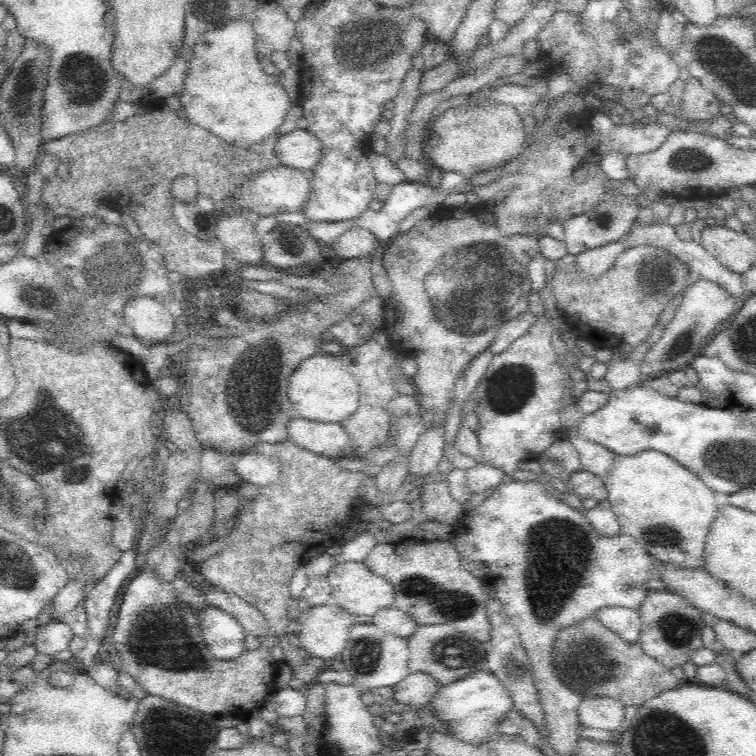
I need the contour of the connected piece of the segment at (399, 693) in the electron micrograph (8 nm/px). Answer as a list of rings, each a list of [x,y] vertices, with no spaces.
[[[410,672],[393,686],[393,698],[399,704],[422,706],[435,695],[439,686],[429,674]]]

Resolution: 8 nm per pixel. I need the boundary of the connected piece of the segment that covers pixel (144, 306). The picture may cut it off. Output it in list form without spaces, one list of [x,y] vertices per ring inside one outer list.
[[[150,296],[134,297],[123,306],[123,322],[132,328],[134,337],[147,344],[173,342],[172,334],[176,332],[174,324],[177,321],[164,308],[162,300]]]

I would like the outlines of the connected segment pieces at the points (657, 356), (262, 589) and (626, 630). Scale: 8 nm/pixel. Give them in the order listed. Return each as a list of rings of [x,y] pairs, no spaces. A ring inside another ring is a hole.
[[[698,279],[683,292],[682,301],[676,309],[674,318],[671,318],[663,329],[660,338],[652,344],[644,356],[643,362],[651,366],[652,376],[669,373],[676,369],[683,369],[690,365],[697,355],[703,354],[706,346],[706,336],[730,314],[736,312],[736,304],[732,297],[719,284],[708,280]]]
[[[286,439],[280,446],[262,442],[253,450],[271,457],[276,455],[280,459],[280,475],[272,484],[259,488],[259,494],[254,499],[246,500],[236,515],[235,523],[225,533],[228,539],[222,552],[201,560],[197,571],[202,574],[204,582],[218,590],[235,594],[258,610],[262,611],[269,625],[269,632],[279,637],[287,634],[287,627],[292,622],[288,615],[291,600],[289,585],[294,572],[299,566],[308,563],[312,558],[327,553],[336,546],[344,544],[344,534],[353,529],[348,524],[351,517],[360,516],[363,505],[363,495],[374,483],[375,476],[368,476],[366,472],[355,472],[350,468],[339,466],[337,460],[330,457],[298,448],[294,441]]]
[[[608,606],[598,610],[595,617],[624,642],[638,641],[641,634],[641,617],[639,611],[622,606]]]

